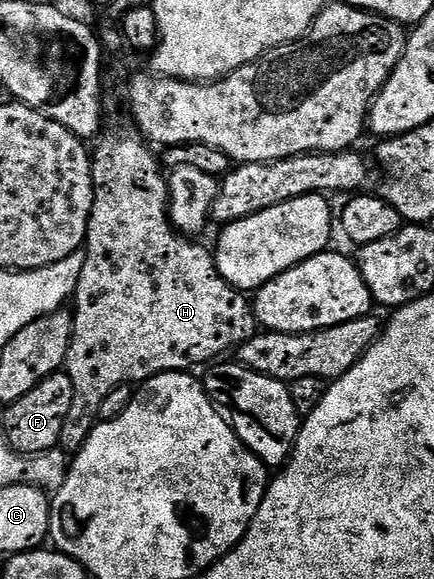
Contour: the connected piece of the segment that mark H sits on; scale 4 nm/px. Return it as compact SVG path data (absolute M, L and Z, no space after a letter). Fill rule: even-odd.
M132 134L132 136L105 136L98 141L100 144L93 148L91 152L91 173L93 174L93 186L95 187L93 210L87 223L85 266L81 266L81 278L77 282L73 297L75 325L73 326L73 338L71 339L65 365L67 377L73 382L73 406L69 410L69 418L65 418L65 426L61 426L61 438L59 439L59 448L67 454L74 454L83 449L89 434L94 430L99 420L101 402L105 402L105 398L112 390L117 390L117 386L122 384L139 386L142 385L143 381L162 372L185 372L195 370L198 364L204 363L203 365L206 365L208 362L218 361L222 357L219 356L222 352L227 352L230 348L231 351L238 349L239 345L244 344L245 341L252 340L261 328L259 321L255 319L255 310L249 303L248 297L240 292L238 288L234 288L217 270L212 249L208 245L206 248L203 244L195 244L199 242L184 236L182 232L178 232L171 225L171 214L167 210L171 201L171 186L168 173L165 171L160 157L159 160L155 157L156 149L138 134Z

